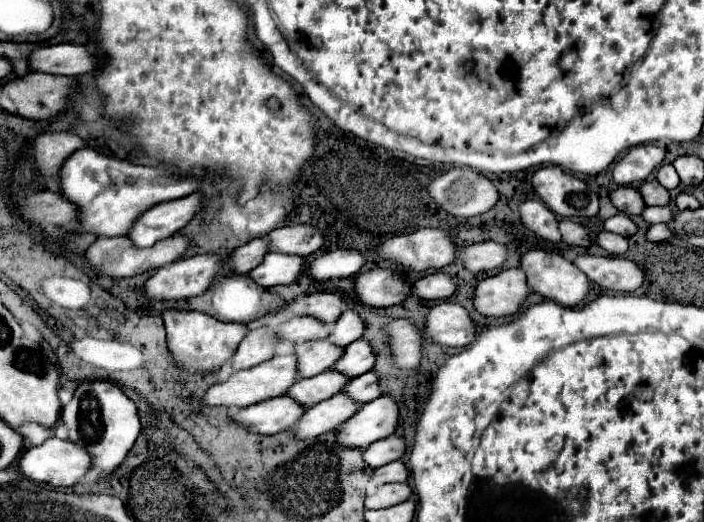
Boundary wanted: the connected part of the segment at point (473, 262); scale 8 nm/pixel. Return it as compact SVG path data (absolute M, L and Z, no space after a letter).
M480 242L462 250L462 264L470 272L486 272L502 268L508 258L508 246L500 242Z

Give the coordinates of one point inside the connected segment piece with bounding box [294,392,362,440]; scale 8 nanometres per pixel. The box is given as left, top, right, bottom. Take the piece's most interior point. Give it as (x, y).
(328, 415)

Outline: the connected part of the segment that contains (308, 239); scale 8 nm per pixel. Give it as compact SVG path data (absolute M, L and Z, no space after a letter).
M296 224L296 226L284 226L276 228L268 234L270 248L284 252L284 254L302 254L308 256L312 252L318 252L326 240L320 228L314 228L310 224Z

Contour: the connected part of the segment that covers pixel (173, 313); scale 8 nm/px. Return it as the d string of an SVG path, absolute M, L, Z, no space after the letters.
M162 310L162 318L168 332L168 348L174 360L194 372L212 372L218 370L238 348L240 340L246 336L242 324L226 324L208 314L196 310Z

